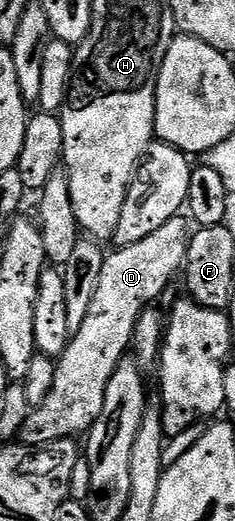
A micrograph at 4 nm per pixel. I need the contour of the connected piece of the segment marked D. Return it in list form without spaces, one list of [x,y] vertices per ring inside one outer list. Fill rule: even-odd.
[[[178,215],[167,219],[159,231],[151,231],[147,239],[139,239],[139,243],[120,246],[117,250],[110,252],[104,261],[102,274],[99,275],[99,284],[91,299],[90,310],[87,311],[87,319],[83,319],[83,327],[72,334],[69,345],[59,357],[55,373],[55,383],[51,383],[47,399],[43,399],[40,405],[30,408],[27,421],[23,423],[19,434],[22,445],[46,445],[52,441],[58,441],[64,437],[77,439],[88,434],[89,428],[99,419],[99,411],[103,411],[103,395],[107,391],[109,376],[113,369],[123,359],[121,353],[130,348],[135,323],[139,319],[142,309],[152,304],[163,291],[169,281],[182,270],[185,257],[189,250],[189,238],[191,236],[190,222],[184,216]]]

